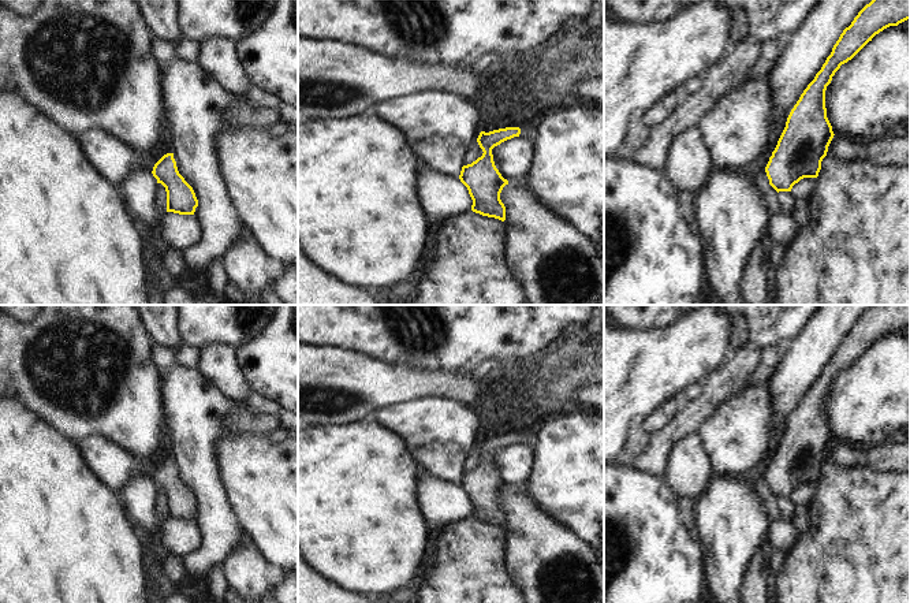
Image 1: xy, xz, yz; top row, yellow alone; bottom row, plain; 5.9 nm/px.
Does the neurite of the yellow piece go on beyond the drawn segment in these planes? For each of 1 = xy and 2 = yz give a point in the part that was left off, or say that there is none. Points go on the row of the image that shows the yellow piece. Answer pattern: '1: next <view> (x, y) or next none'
1: next none
2: next none

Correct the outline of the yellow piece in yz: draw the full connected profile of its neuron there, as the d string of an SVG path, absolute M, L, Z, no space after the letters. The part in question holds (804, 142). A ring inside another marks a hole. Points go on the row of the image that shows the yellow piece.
M872 0L843 30L821 70L791 109L786 127L765 167L769 185L791 191L803 178L817 178L833 138L827 118L825 90L842 64L890 26L910 19L910 0Z

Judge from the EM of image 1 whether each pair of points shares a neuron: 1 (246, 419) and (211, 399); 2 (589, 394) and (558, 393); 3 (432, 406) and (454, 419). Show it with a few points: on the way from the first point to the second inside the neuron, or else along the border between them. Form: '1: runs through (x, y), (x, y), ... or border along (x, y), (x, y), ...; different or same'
1: border along (232, 401), (232, 409), (224, 417), (223, 431); different
2: border along (589, 383), (584, 384), (570, 398); different
3: runs through (437, 412), (444, 419), (448, 419); same

